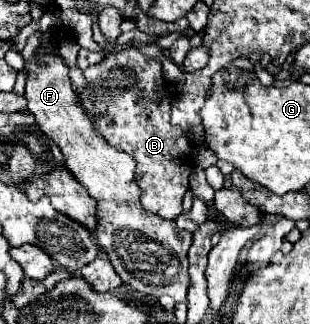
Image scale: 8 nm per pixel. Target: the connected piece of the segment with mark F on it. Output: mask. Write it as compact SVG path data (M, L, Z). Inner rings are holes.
M43 33L41 47L49 49L51 53L45 55L45 65L37 65L35 59L31 59L31 63L27 65L27 109L35 115L39 129L65 155L65 167L75 175L77 181L87 187L89 195L93 195L93 199L97 201L99 227L95 229L95 241L107 251L117 275L123 279L125 285L131 287L131 291L153 299L169 295L175 301L187 301L187 289L191 285L187 273L187 251L193 243L193 235L189 231L177 229L175 221L167 221L143 209L139 201L139 187L133 179L133 157L119 149L113 149L105 143L103 137L95 133L95 123L79 105L77 93L73 91L67 77L67 67L63 65L63 59L55 53L57 45L51 33ZM123 229L139 233L143 237L123 237Z

